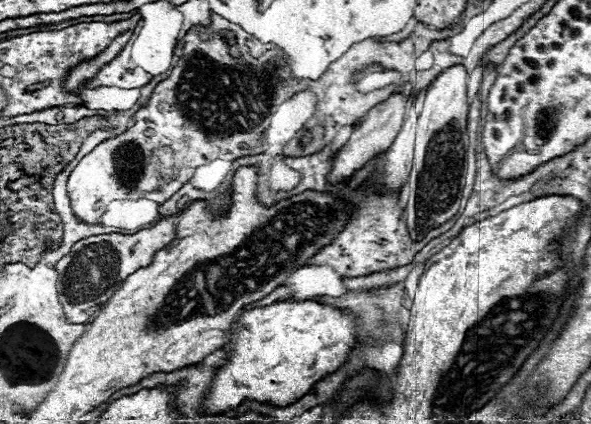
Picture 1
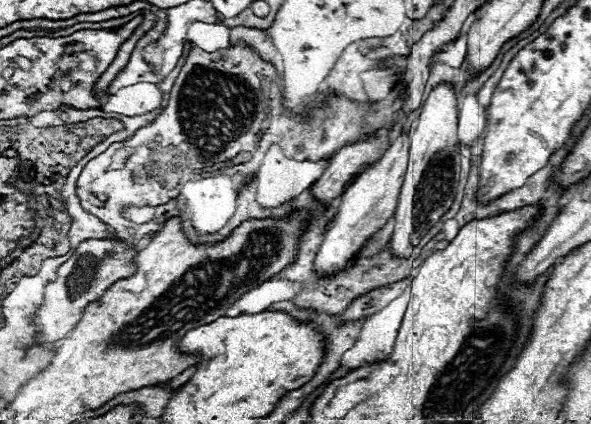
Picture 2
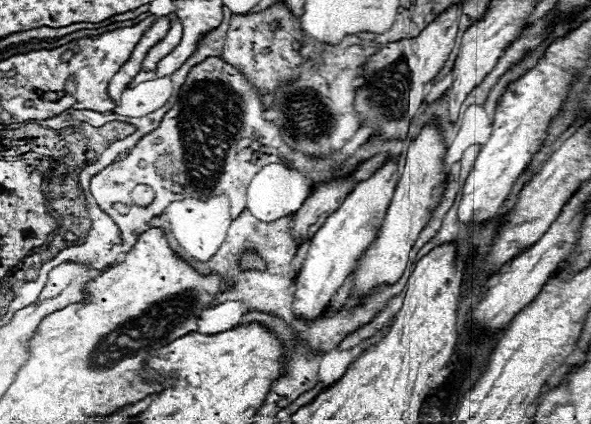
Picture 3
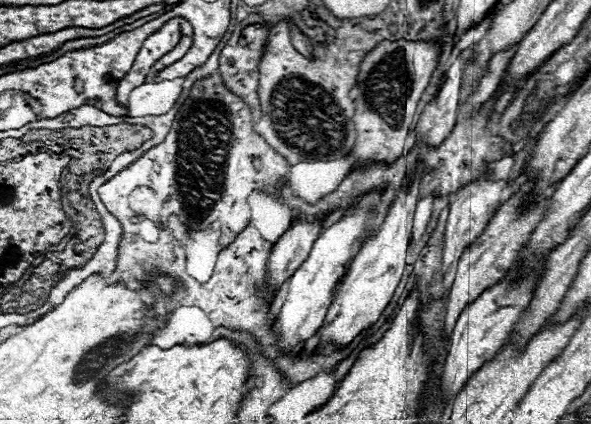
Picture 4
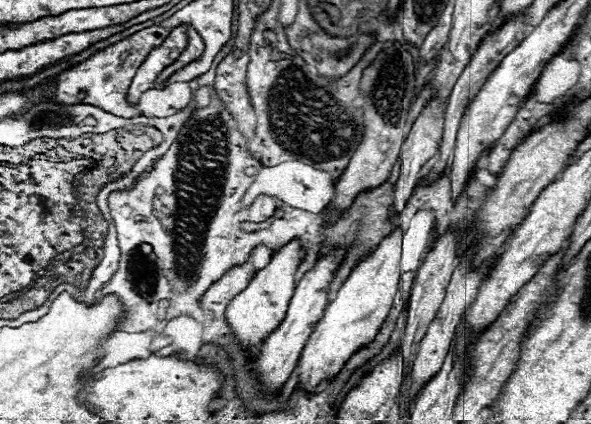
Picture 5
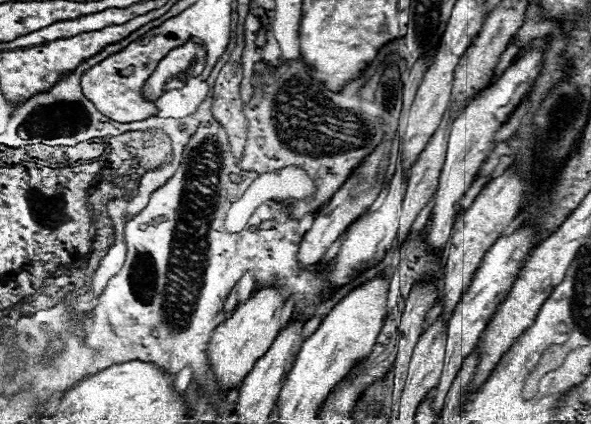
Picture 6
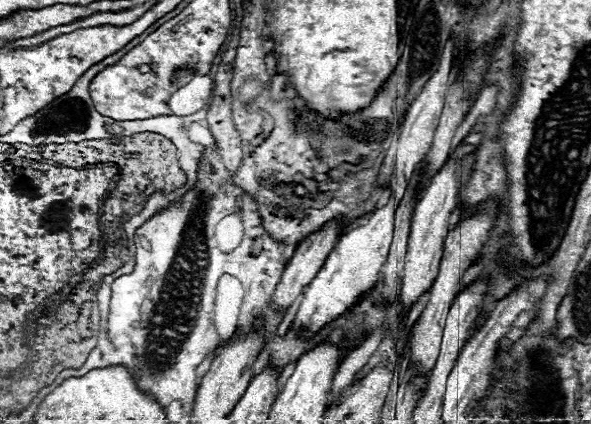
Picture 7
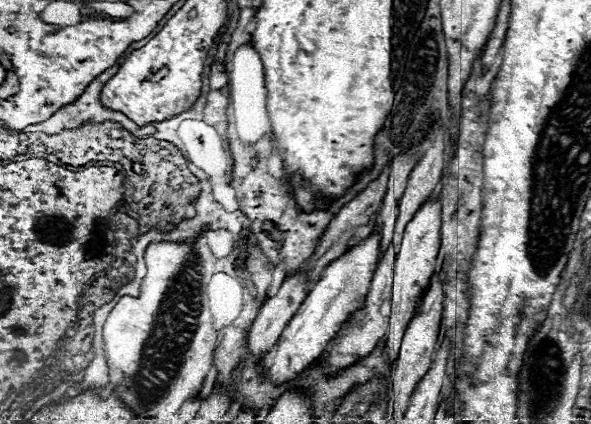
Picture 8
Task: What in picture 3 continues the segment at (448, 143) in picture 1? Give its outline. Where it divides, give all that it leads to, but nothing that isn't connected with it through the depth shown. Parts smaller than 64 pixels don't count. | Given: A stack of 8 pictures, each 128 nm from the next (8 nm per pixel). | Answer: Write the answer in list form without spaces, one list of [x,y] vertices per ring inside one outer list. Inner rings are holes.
[[[426,126],[420,130],[416,140],[410,142],[408,154],[406,154],[406,164],[402,170],[402,178],[394,190],[392,204],[388,206],[388,212],[384,216],[384,224],[380,226],[378,238],[368,246],[366,252],[362,252],[356,272],[354,272],[354,284],[350,288],[348,296],[348,306],[356,306],[360,298],[366,298],[374,288],[382,284],[394,284],[400,280],[404,274],[404,268],[408,264],[408,254],[412,250],[412,244],[416,242],[420,230],[424,224],[430,220],[432,210],[438,206],[444,186],[446,186],[446,176],[444,176],[444,142],[434,126]]]

